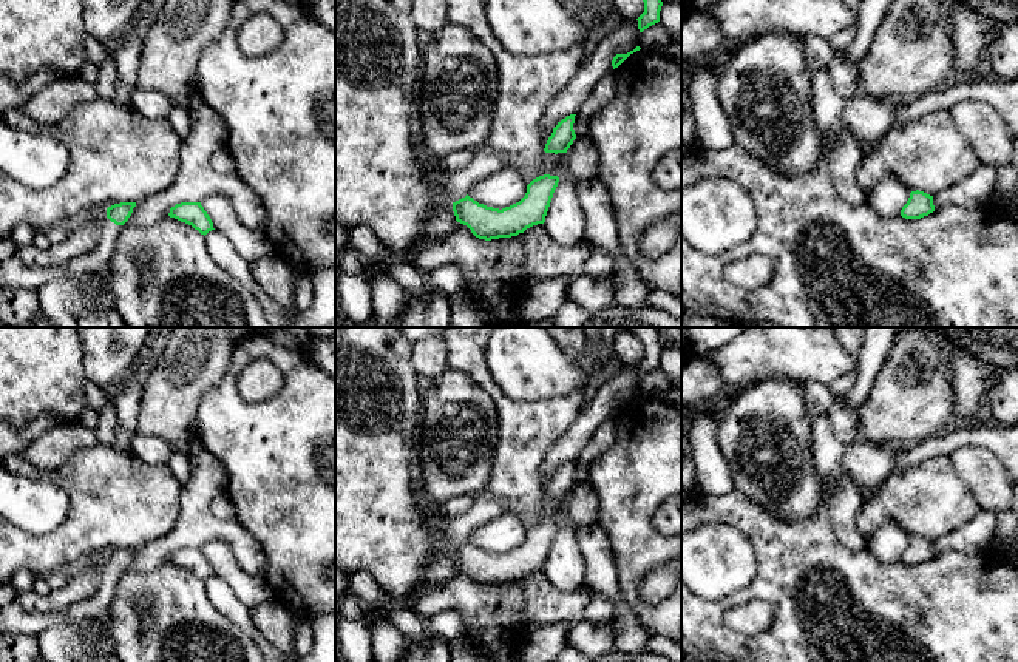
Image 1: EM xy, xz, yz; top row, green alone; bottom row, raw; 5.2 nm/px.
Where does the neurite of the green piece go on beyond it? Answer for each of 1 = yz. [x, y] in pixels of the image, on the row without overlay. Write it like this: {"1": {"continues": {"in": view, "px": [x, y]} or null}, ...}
{"1": {"continues": null}}

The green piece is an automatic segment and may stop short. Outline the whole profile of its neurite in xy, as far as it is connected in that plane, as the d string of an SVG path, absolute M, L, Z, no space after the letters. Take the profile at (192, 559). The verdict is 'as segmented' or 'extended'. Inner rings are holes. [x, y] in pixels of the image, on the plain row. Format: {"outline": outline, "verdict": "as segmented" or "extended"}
{"outline": "M181 548L170 554L170 563L175 563L181 568L192 571L201 580L207 580L215 576L213 568L201 548Z", "verdict": "as segmented"}

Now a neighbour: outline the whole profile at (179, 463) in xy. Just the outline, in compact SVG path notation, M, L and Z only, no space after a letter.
M175 449L168 466L171 469L171 472L175 474L175 477L178 478L181 486L185 486L190 480L190 474L192 474L192 466L190 466L190 458L185 454L184 449Z

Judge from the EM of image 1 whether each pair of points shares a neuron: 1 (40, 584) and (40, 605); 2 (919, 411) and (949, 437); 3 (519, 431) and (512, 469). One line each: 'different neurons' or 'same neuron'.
1: different neurons
2: different neurons
3: same neuron

